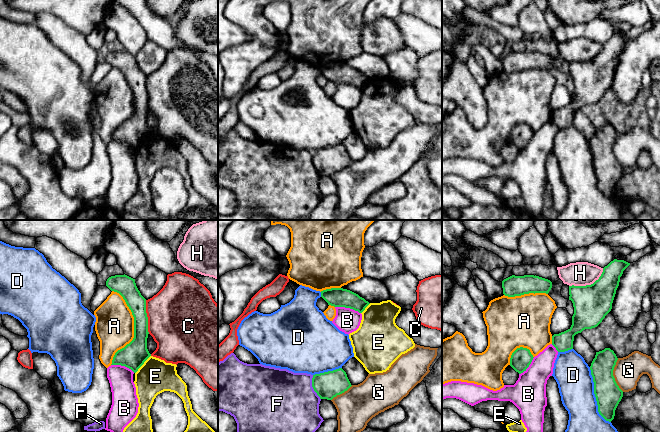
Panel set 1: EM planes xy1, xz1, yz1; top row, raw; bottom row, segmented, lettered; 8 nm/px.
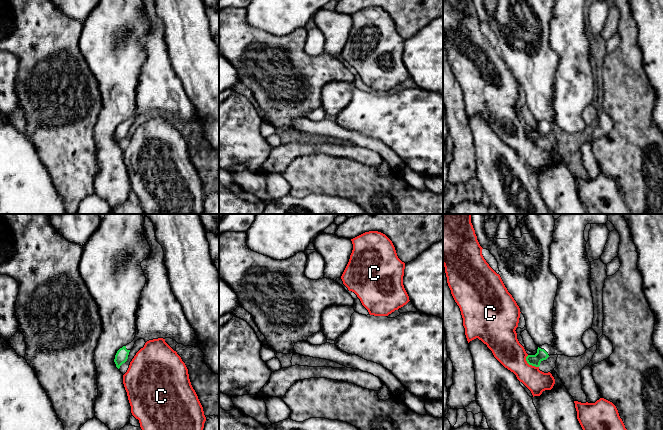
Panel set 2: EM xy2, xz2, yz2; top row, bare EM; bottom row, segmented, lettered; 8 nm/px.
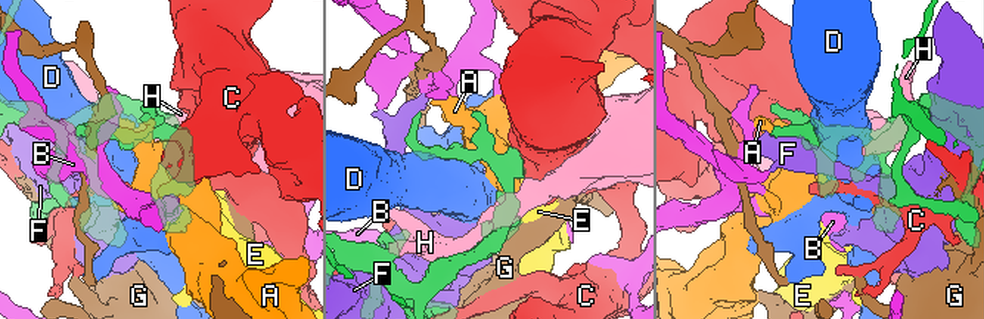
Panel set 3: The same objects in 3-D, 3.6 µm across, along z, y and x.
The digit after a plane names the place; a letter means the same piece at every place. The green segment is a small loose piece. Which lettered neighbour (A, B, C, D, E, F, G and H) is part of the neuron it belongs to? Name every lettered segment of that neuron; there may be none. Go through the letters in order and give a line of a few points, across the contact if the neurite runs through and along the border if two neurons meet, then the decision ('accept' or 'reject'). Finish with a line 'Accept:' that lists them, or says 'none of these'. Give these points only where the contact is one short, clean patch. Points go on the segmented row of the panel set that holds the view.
A: reject
B: xz1 (335, 306), (349, 307), (360, 313) | reject
C: reject
D: reject
E: reject
F: reject
G: reject
H: reject
Accept: none of these

